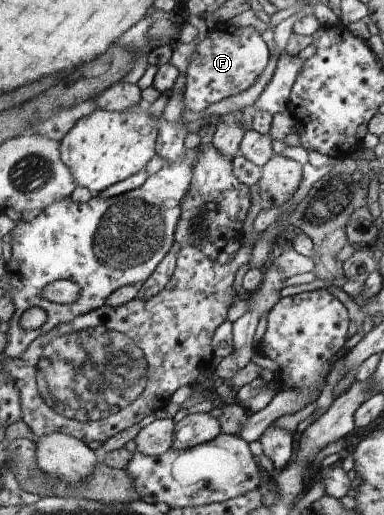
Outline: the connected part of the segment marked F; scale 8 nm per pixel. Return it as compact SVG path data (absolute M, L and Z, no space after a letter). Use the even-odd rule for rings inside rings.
M226 24L211 29L195 46L190 59L192 60L187 68L184 104L190 111L201 112L213 103L247 91L251 85L255 85L259 75L268 67L269 45L265 45L259 32L251 25L235 28Z

